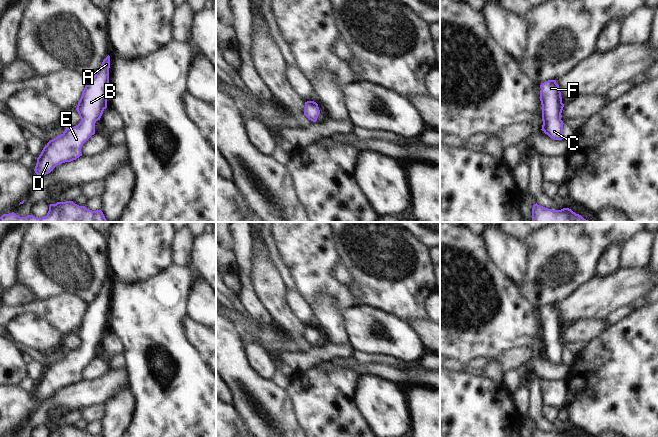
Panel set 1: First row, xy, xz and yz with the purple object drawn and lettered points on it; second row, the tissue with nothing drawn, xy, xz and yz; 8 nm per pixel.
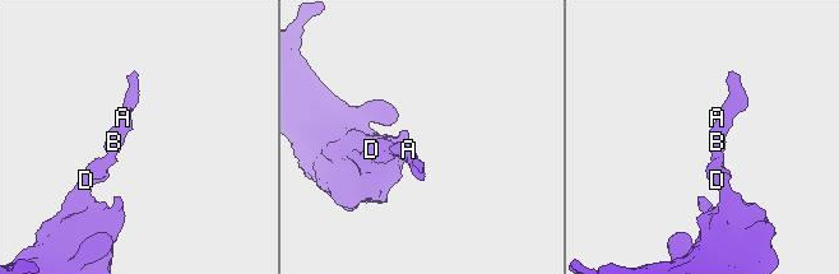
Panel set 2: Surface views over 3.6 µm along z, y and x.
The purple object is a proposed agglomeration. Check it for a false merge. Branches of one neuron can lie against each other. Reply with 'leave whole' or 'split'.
leave whole

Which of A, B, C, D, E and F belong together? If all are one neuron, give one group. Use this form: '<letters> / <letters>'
A B C D E F

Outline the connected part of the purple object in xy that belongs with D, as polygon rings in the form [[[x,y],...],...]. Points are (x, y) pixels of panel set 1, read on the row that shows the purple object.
[[[110,56],[102,62],[95,75],[87,80],[77,105],[81,122],[50,140],[37,158],[35,173],[39,176],[50,173],[57,165],[71,162],[82,156],[83,144],[95,134],[95,123],[107,108]]]

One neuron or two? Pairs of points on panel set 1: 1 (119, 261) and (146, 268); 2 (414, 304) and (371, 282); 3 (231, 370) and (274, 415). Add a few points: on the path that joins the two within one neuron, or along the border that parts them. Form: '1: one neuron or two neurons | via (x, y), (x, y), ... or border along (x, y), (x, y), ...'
1: one neuron | via (126, 261), (139, 261)
2: one neuron | via (403, 293), (394, 284), (382, 282)
3: one neuron | via (242, 381), (263, 404)

